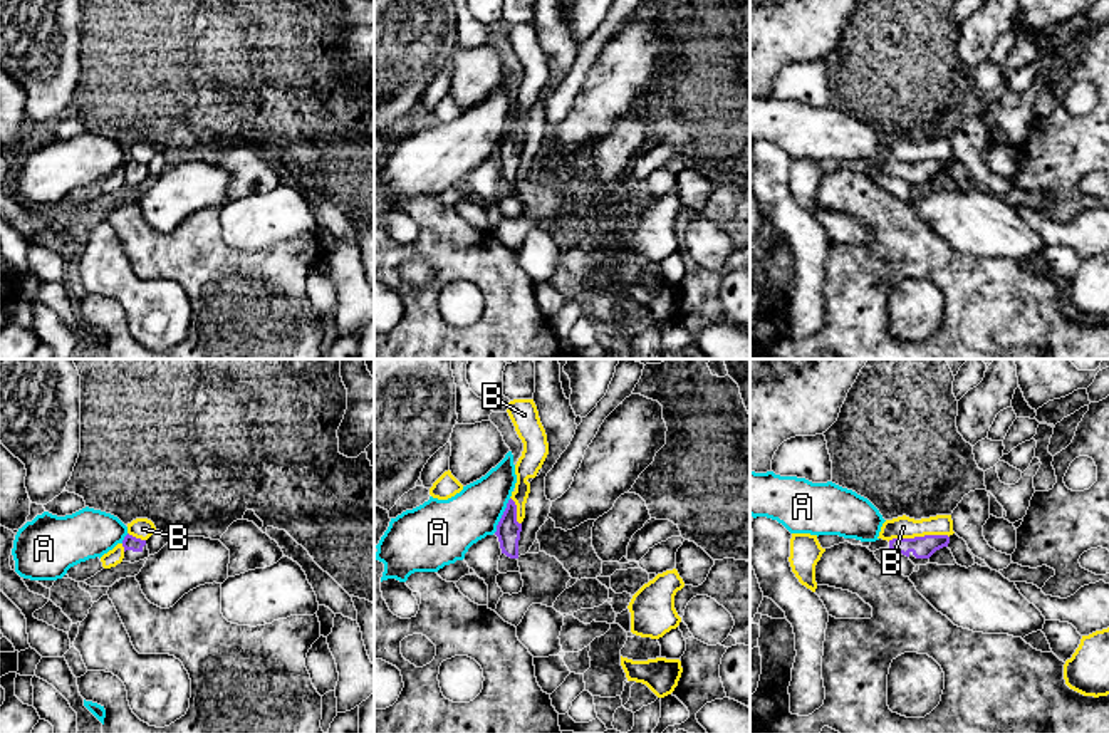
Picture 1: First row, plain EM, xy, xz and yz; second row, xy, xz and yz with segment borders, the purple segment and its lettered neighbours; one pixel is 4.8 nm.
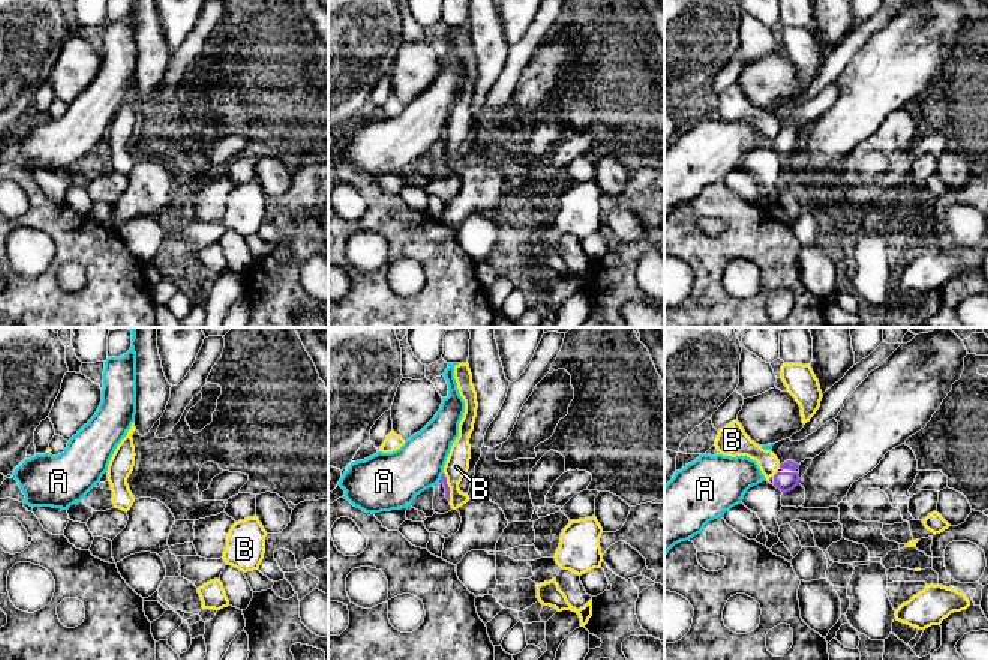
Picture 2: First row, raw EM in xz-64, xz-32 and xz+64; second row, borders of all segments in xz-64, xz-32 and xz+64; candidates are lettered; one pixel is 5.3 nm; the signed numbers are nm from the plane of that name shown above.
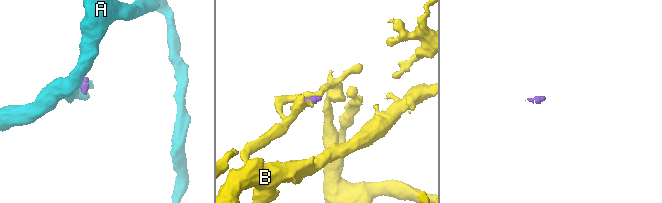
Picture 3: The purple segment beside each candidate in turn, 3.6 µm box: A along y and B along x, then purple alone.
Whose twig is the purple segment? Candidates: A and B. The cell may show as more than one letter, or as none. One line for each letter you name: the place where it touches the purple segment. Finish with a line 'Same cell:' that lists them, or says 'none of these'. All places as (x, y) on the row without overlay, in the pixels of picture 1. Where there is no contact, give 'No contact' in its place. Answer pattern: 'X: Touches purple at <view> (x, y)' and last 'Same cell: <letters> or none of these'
Same cell: none of these

